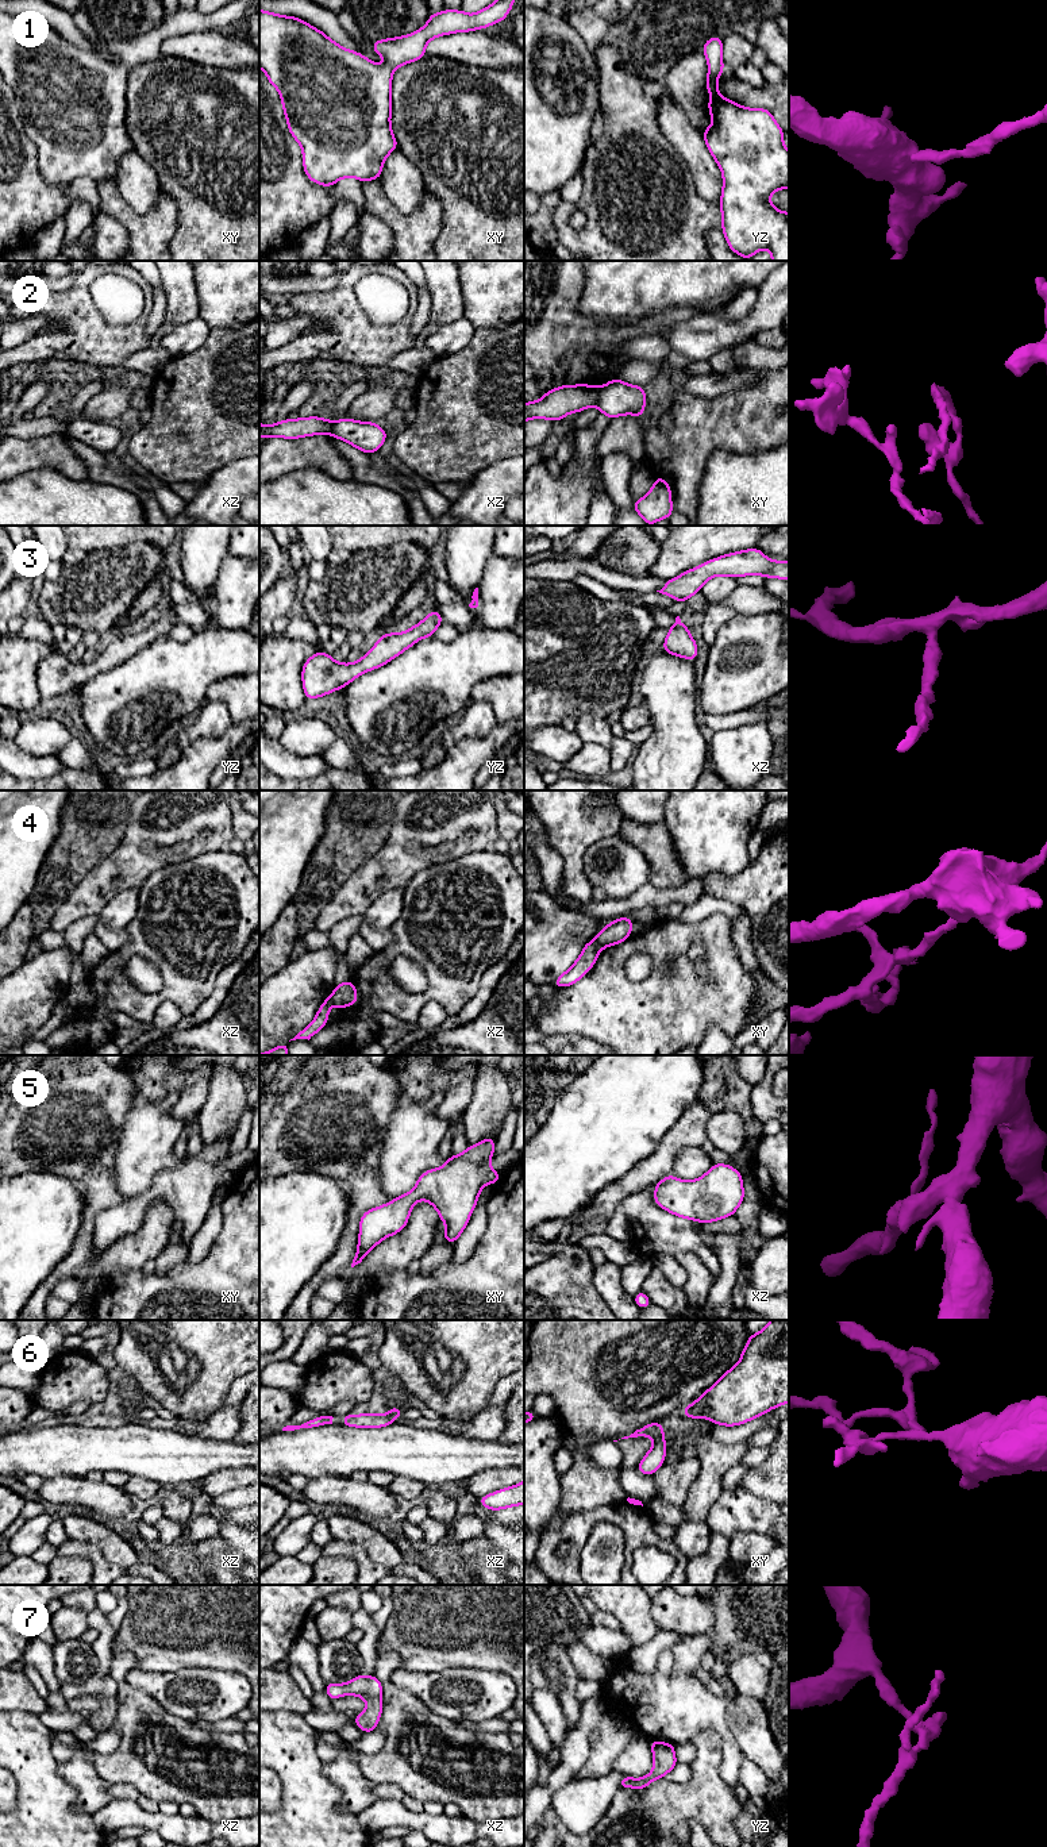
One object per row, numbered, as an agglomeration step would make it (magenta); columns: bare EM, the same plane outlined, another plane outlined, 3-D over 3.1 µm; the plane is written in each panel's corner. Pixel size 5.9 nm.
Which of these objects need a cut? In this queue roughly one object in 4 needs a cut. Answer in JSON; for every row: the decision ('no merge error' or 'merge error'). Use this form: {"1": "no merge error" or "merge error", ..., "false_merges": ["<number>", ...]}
{"1": "no merge error", "2": "merge error", "3": "no merge error", "4": "merge error", "5": "no merge error", "6": "no merge error", "7": "no merge error", "false_merges": ["2", "4"]}

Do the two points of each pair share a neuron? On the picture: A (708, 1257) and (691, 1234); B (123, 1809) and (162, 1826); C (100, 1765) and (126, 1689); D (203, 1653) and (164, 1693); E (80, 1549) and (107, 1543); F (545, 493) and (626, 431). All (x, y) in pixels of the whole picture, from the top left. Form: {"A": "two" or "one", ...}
{"A": "one", "B": "one", "C": "one", "D": "two", "E": "two", "F": "two"}

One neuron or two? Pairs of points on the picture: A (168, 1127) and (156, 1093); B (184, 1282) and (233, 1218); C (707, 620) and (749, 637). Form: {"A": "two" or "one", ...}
{"A": "two", "B": "one", "C": "two"}

